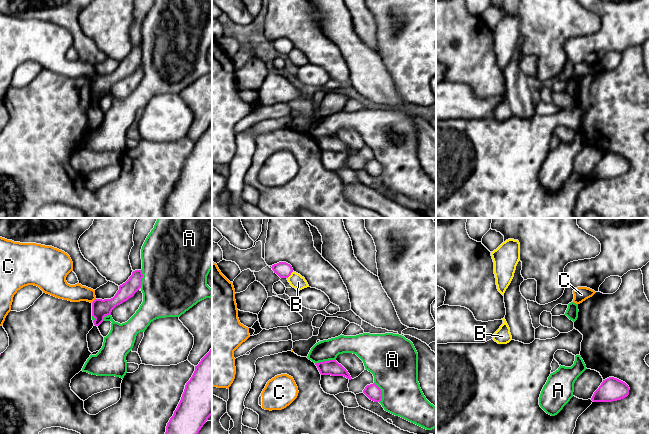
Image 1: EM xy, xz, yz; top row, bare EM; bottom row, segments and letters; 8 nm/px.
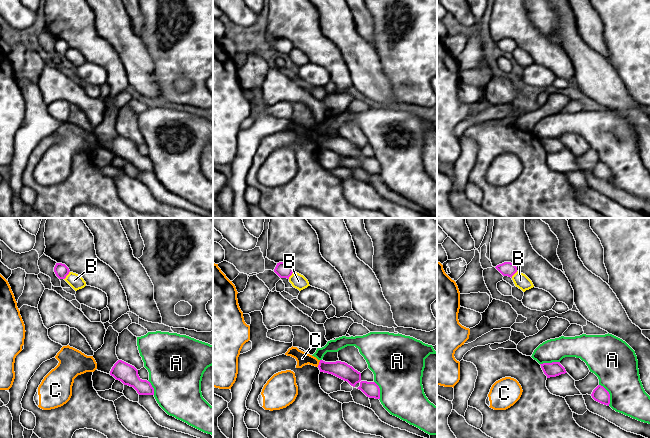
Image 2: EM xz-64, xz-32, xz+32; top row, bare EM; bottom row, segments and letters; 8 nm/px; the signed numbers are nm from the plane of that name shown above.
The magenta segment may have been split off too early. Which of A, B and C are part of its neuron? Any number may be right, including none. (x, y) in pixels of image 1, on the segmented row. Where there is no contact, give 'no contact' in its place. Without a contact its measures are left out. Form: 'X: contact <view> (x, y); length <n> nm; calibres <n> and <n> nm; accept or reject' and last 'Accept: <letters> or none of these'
A: contact xz (325, 361); length 170 nm; calibres 120 and 170 nm; reject
B: contact xz (290, 274); length 80 nm; calibres 120 and 120 nm; reject
C: contact xy (94, 300); length 50 nm; calibres 140 and 140 nm; reject
Accept: none of these

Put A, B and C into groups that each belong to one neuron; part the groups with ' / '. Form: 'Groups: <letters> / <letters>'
Groups: A / B / C

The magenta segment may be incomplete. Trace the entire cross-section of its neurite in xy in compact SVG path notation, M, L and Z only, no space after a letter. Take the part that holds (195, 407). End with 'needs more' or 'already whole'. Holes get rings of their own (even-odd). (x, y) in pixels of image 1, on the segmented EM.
M212 348L195 366L165 434L198 434L212 415Z; already whole

